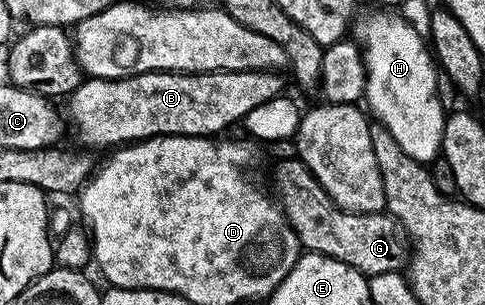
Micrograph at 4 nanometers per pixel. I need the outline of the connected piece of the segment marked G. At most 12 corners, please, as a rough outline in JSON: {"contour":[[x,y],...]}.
{"contour":[[298,159],[271,173],[308,253],[370,279],[413,248],[392,213],[342,209]]}

